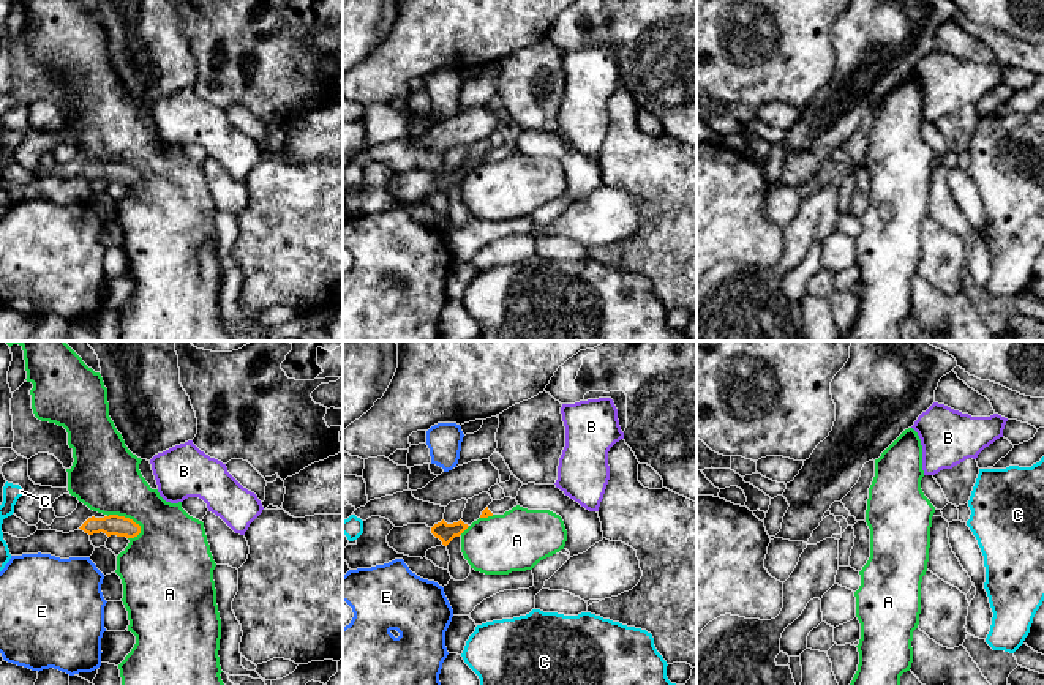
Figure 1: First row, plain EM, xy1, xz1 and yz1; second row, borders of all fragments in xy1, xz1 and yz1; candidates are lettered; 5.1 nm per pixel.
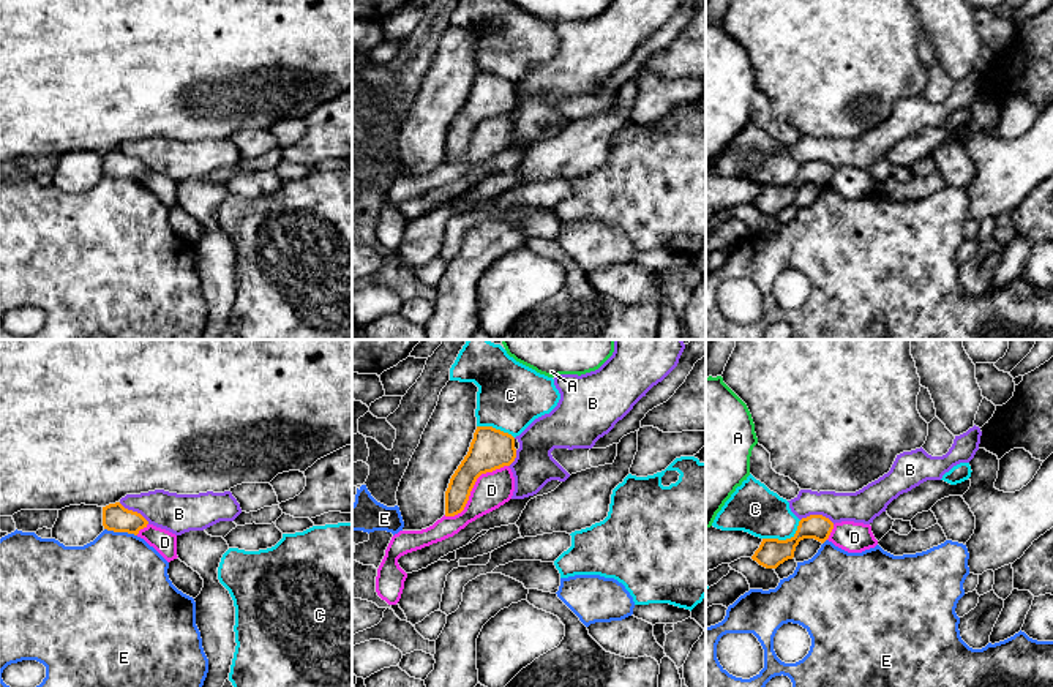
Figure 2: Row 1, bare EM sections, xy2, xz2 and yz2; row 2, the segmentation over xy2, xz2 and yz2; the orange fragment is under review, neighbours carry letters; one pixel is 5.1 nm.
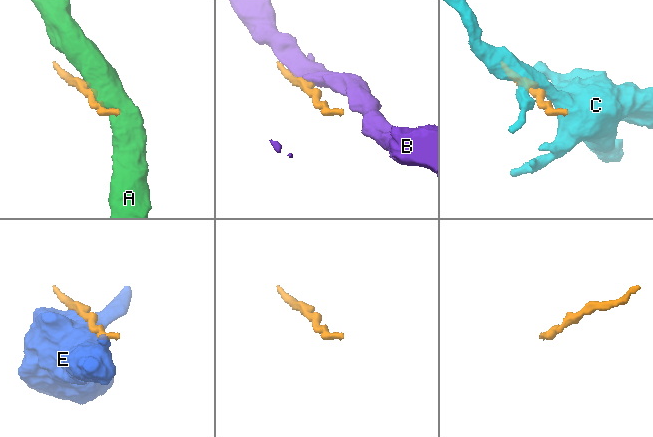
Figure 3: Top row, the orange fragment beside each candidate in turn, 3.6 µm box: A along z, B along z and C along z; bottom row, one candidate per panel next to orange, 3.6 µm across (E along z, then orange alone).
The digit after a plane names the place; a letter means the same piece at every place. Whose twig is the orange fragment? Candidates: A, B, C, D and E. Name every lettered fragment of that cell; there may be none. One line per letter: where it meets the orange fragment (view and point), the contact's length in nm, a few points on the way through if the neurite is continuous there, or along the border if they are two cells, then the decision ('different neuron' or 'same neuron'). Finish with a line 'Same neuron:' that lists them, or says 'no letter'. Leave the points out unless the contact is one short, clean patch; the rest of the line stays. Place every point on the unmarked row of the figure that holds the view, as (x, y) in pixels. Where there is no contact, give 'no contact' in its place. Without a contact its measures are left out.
A: xy1 (127, 164) | 200 nm | along xy1 (108, 161), (131, 164), (141, 179) | different neuron
B: yz2 (818, 161) | 180 nm | different neuron
C: yz2 (786, 185) | 220 nm | along yz2 (801, 166), (790, 183), (763, 185) | different neuron
D: xz2 (472, 133) | 420 nm | different neuron
E: xy2 (120, 177) | 170 nm | along xy2 (104, 174), (136, 182) | different neuron
Same neuron: no letter

